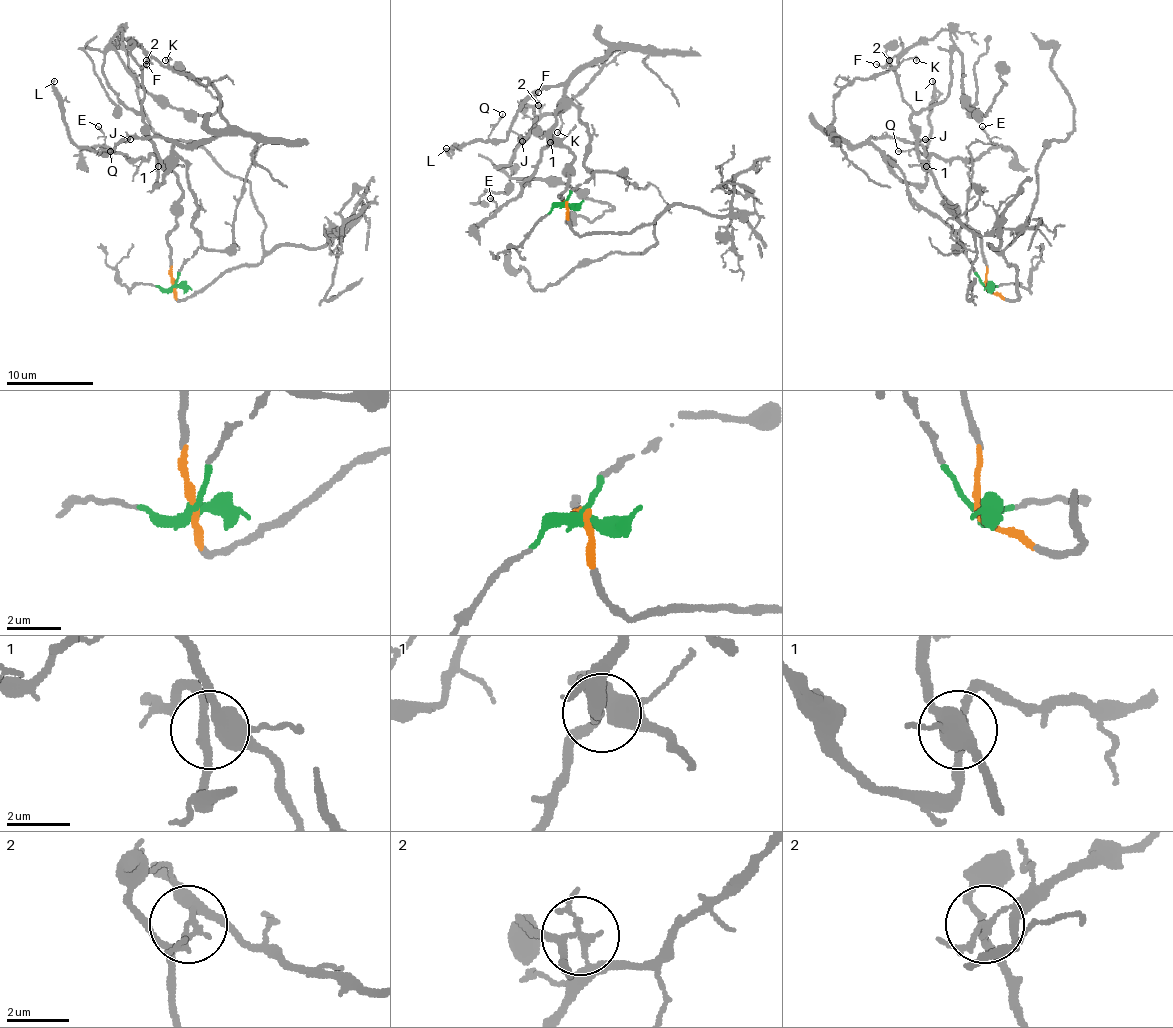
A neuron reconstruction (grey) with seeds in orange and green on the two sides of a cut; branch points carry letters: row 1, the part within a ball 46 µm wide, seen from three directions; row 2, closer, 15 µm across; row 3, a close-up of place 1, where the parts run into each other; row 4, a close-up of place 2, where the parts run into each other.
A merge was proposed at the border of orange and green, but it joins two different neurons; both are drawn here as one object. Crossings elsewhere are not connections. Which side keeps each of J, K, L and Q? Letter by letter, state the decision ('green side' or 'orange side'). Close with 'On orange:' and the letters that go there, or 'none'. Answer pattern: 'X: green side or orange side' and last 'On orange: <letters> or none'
J: green side
K: green side
L: green side
Q: green side
On orange: none

